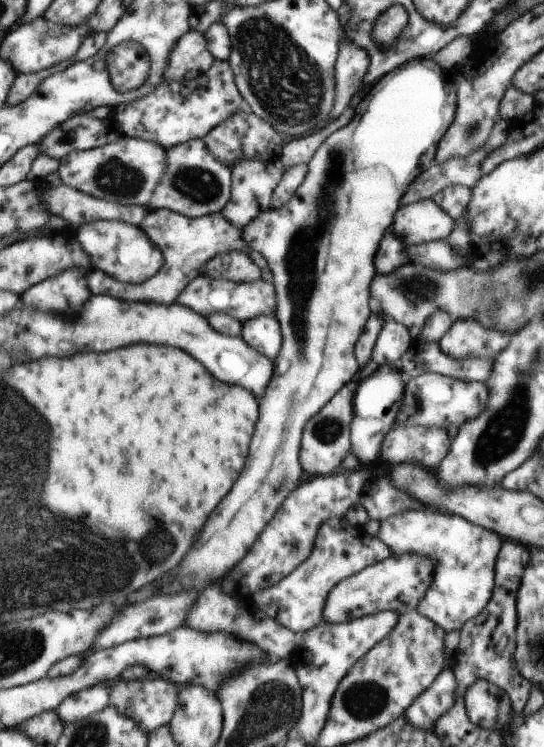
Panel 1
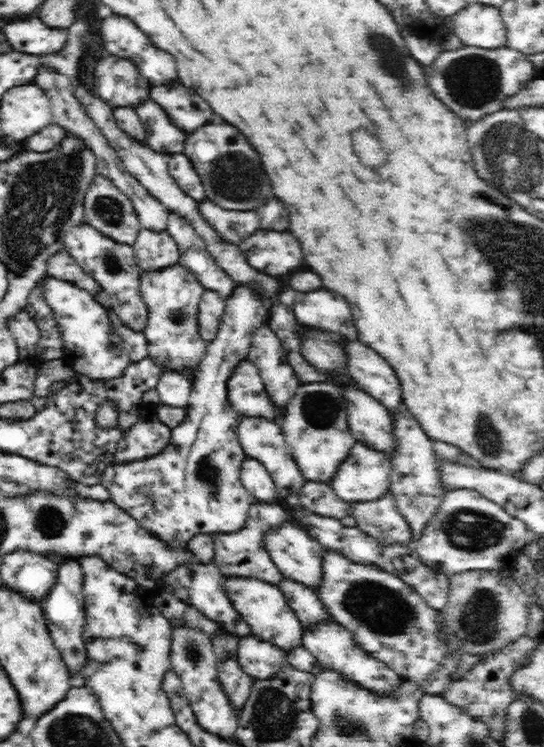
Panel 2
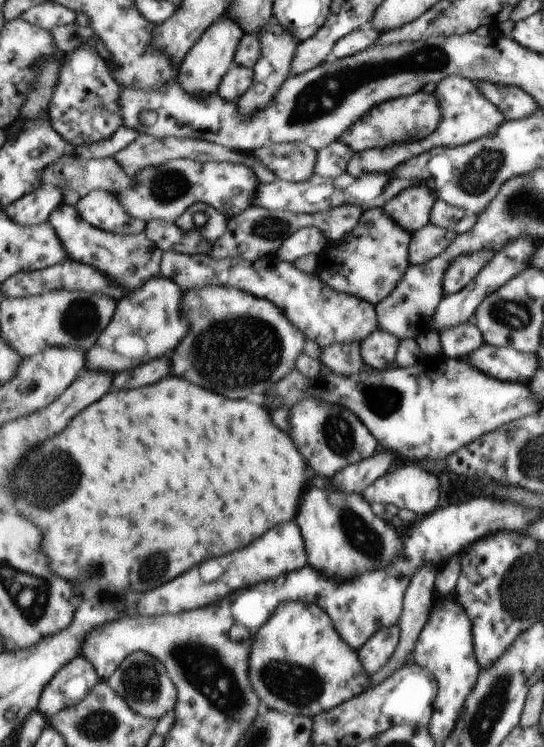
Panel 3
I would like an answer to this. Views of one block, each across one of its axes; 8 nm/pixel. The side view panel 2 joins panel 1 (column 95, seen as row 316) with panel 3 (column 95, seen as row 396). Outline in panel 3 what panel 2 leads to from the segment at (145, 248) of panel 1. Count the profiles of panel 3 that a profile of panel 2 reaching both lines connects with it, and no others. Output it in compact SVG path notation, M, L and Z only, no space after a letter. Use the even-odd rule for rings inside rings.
M98 189L90 192L76 207L90 224L105 231L135 235L146 232L149 226L145 220L135 217L120 196L112 191Z

